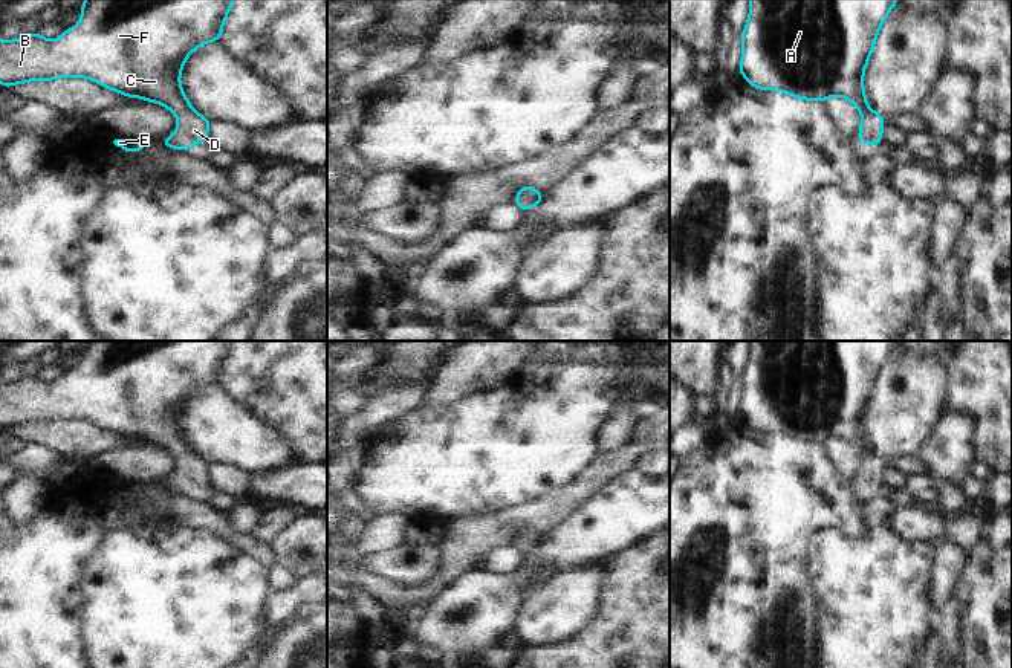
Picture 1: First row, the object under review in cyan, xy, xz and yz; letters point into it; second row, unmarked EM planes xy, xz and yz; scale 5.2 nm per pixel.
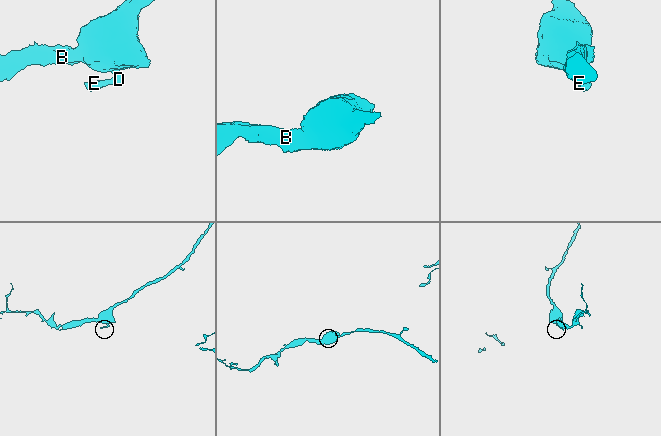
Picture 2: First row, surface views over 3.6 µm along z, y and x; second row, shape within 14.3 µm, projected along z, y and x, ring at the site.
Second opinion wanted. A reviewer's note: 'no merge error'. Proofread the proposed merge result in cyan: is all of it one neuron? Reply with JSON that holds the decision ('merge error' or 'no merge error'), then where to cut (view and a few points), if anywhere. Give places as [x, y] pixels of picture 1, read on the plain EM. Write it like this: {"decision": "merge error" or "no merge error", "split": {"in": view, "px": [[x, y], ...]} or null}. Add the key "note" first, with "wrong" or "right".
{"note": "right", "decision": "no merge error", "split": null}

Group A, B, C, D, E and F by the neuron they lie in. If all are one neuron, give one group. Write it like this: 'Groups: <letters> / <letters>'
Groups: A B C D E F

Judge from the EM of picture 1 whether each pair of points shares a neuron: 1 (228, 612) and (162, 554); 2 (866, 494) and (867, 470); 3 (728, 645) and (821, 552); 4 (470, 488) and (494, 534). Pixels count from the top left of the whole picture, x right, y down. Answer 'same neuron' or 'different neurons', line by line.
1: same neuron
2: same neuron
3: different neurons
4: different neurons

